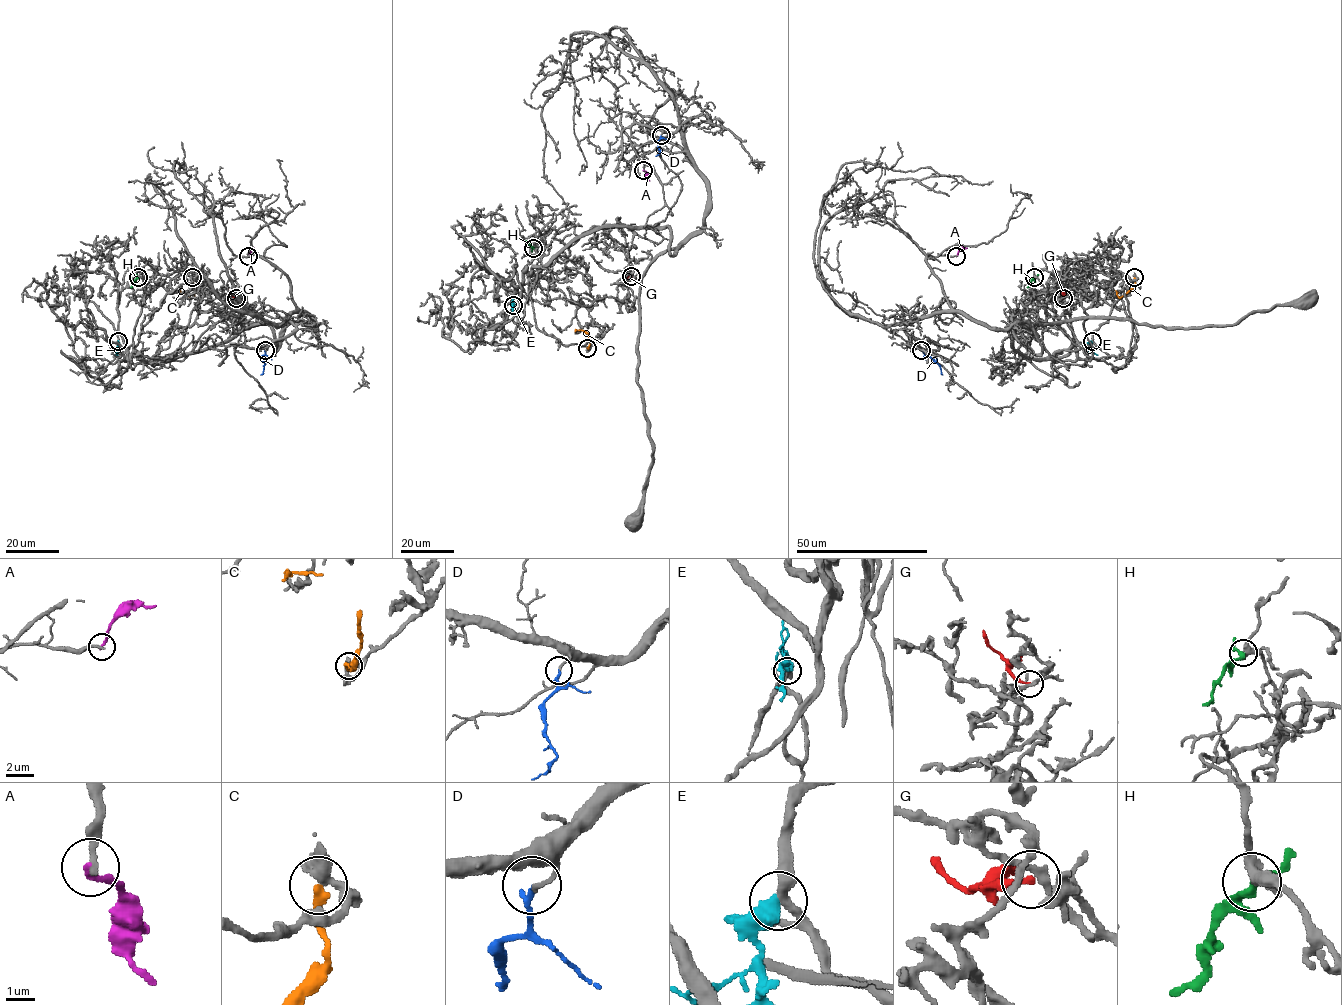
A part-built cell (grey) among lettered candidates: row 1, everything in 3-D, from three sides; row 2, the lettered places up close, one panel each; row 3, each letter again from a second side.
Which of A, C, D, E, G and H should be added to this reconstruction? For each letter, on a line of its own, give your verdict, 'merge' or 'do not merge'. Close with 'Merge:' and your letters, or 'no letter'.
A: do not merge
C: merge
D: merge
E: do not merge
G: do not merge
H: merge
Merge: C, D, H

